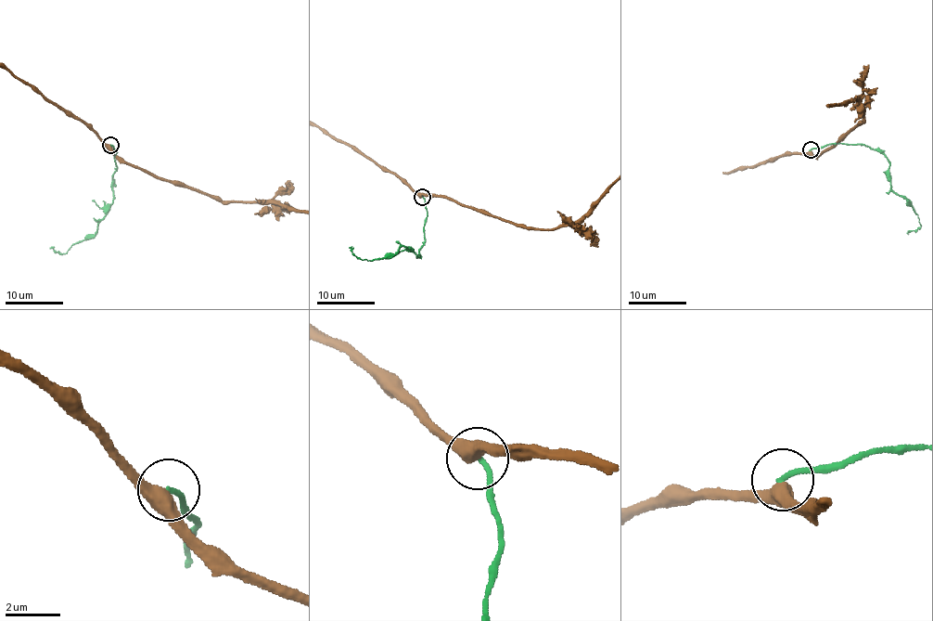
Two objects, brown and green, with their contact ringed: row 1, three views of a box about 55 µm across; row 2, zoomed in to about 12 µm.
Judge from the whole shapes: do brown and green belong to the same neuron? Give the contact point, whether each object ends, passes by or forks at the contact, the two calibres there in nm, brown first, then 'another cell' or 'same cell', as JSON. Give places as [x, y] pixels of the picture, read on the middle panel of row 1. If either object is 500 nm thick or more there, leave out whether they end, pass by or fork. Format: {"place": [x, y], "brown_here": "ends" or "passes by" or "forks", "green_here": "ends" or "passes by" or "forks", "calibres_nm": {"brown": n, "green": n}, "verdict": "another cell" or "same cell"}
{"place": [422, 197], "calibres_nm": {"brown": 500, "green": 180}, "verdict": "another cell"}

